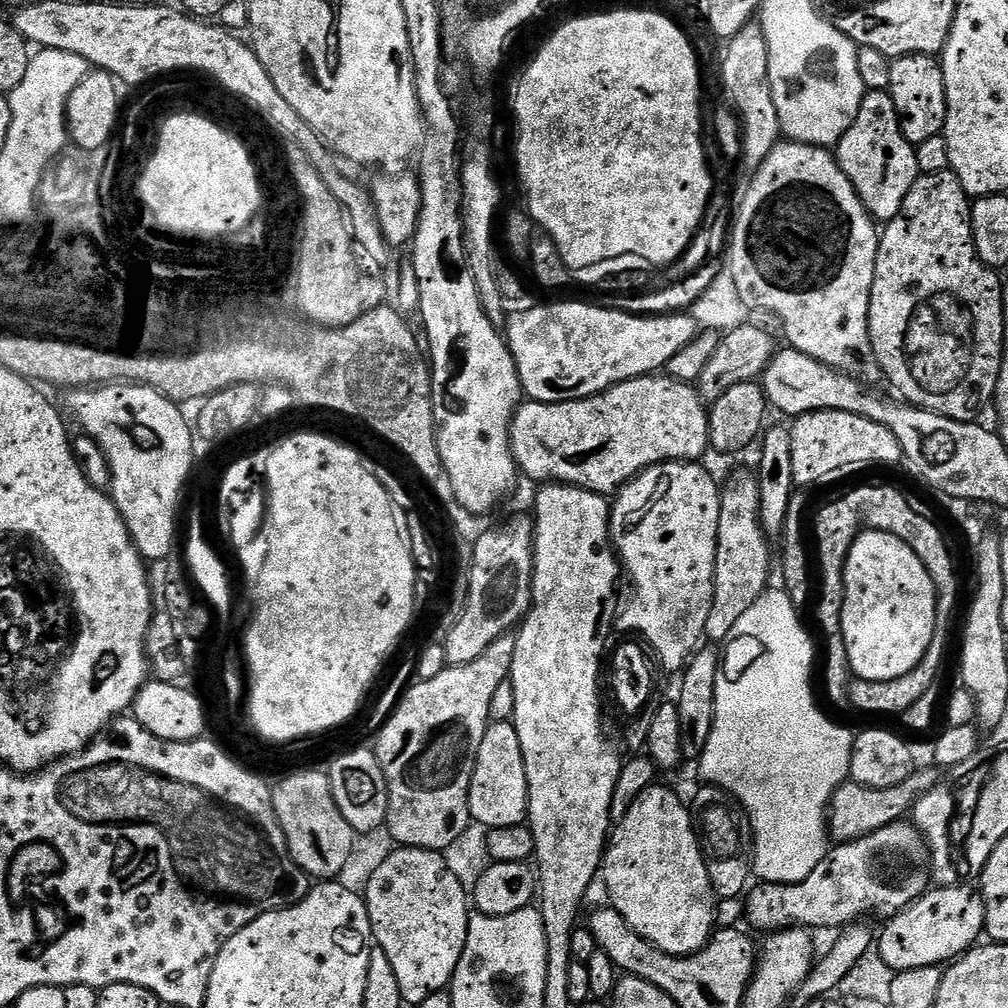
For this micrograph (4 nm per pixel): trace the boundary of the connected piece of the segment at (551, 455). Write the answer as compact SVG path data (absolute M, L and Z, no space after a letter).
M653 374L615 384L584 400L567 400L561 404L543 404L537 400L521 403L512 418L508 441L512 444L517 469L530 479L569 484L608 498L650 466L668 464L672 460L699 461L700 455L710 448L708 417L709 409L691 383L674 380L667 374Z

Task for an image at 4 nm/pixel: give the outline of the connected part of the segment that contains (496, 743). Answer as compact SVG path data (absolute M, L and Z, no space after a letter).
M511 722L489 723L478 746L472 785L468 791L468 811L471 819L484 824L485 829L518 826L528 818L528 783L526 766L522 762L522 746L518 742L516 725Z

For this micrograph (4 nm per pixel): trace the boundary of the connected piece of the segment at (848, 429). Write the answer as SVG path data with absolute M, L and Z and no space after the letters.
M822 410L795 417L790 431L792 445L790 459L793 462L793 482L796 486L816 484L843 468L855 464L896 464L904 460L904 452L898 446L898 438L881 424L870 422L858 414L846 414L842 410Z

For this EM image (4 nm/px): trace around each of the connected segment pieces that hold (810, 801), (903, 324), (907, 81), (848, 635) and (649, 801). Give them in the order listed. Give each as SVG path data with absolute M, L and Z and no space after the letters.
M766 590L750 606L738 622L734 622L734 630L730 630L728 639L722 644L722 663L716 675L716 689L714 690L714 722L710 730L710 738L702 750L698 767L705 785L721 788L735 798L737 805L748 818L750 829L750 868L757 881L766 884L797 884L812 873L814 866L822 862L822 858L830 847L830 833L826 823L828 805L836 789L845 783L850 776L850 758L852 757L853 733L831 724L822 713L816 709L816 700L812 697L812 663L816 660L816 648L800 621L801 613L792 604L788 593L783 590Z
M950 170L921 175L916 185L906 194L902 202L902 210L893 220L887 221L879 233L880 245L876 255L876 269L874 270L874 286L870 294L870 310L868 311L868 333L872 343L872 352L880 367L883 379L889 380L903 399L913 408L922 408L926 412L936 412L951 420L975 421L984 403L991 401L996 394L1002 358L1006 355L1004 348L1004 284L1000 281L1001 273L994 268L987 268L978 258L974 238L972 237L972 204L964 193L964 187Z
M898 56L891 61L892 69L887 86L887 93L892 97L896 113L900 119L902 134L912 145L926 142L926 138L934 138L941 135L946 122L946 86L944 85L944 71L940 69L940 61L936 56Z
M861 532L844 563L844 601L838 614L851 675L878 683L910 674L922 662L935 624L934 582L918 554L894 534Z
M659 786L647 788L647 790L633 802L630 806L630 810L626 810L626 814L623 818L615 821L604 849L602 880L603 876L604 888L608 891L609 898L612 899L609 900L611 907L618 910L618 914L643 940L649 940L654 946L658 946L658 950L662 950L671 956L690 956L704 944L707 944L709 936L711 936L714 931L717 899L713 896L712 887L710 886L708 862L704 859L703 854L700 853L700 844L696 841L696 832L692 829L692 813L686 807L685 801L683 804L670 789L659 788Z

